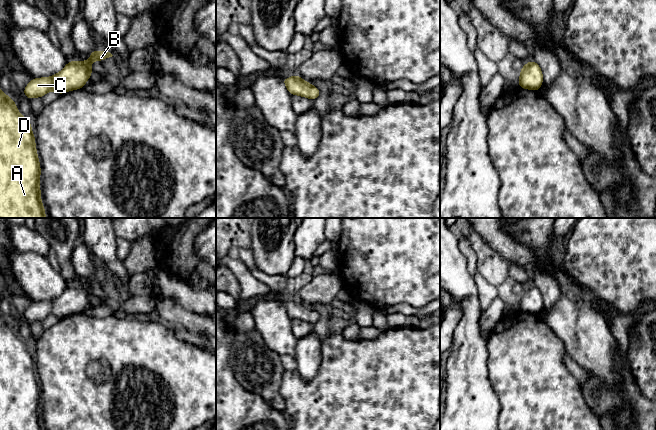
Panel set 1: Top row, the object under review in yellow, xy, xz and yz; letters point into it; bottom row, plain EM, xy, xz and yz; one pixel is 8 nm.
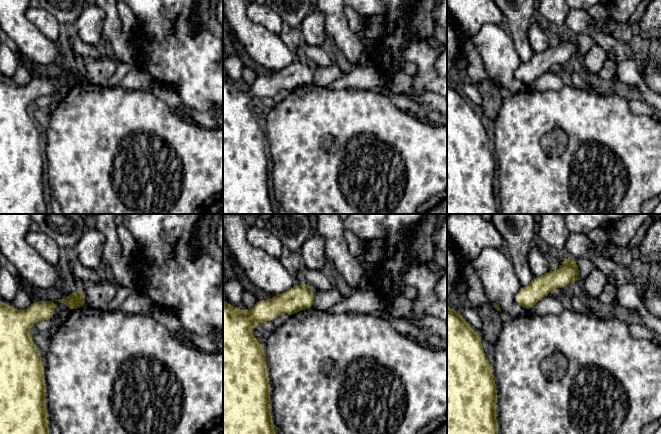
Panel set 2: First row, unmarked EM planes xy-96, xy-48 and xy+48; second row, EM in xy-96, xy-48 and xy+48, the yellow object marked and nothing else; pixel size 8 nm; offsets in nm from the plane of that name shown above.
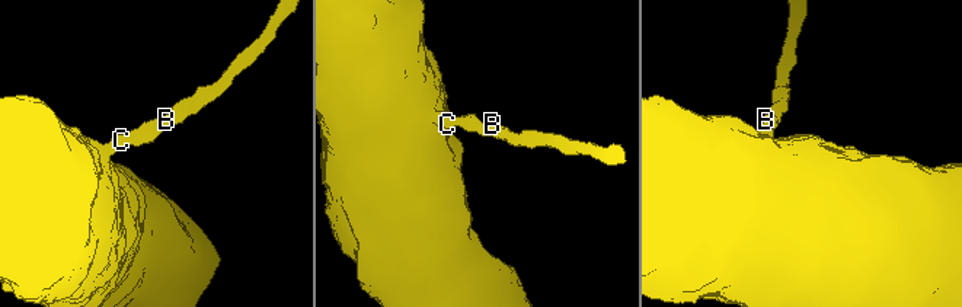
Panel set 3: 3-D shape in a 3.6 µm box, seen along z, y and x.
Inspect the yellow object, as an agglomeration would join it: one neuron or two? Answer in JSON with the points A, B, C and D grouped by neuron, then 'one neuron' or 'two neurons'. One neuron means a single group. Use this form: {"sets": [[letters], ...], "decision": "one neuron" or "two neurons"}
{"sets": [["A", "B", "C", "D"]], "decision": "one neuron"}

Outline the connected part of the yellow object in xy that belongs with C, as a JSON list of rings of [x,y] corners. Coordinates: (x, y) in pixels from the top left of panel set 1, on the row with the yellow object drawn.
[[[93,50],[87,61],[70,61],[58,73],[50,77],[32,78],[23,90],[23,94],[30,100],[42,98],[47,92],[55,91],[58,95],[68,91],[83,89],[87,80],[92,76],[92,62],[104,59],[113,55],[106,51]]]

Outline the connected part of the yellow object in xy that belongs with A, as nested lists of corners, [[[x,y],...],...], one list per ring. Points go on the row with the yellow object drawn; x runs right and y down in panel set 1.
[[[0,89],[0,218],[46,218],[41,200],[40,175],[31,121],[20,114],[15,101]]]

